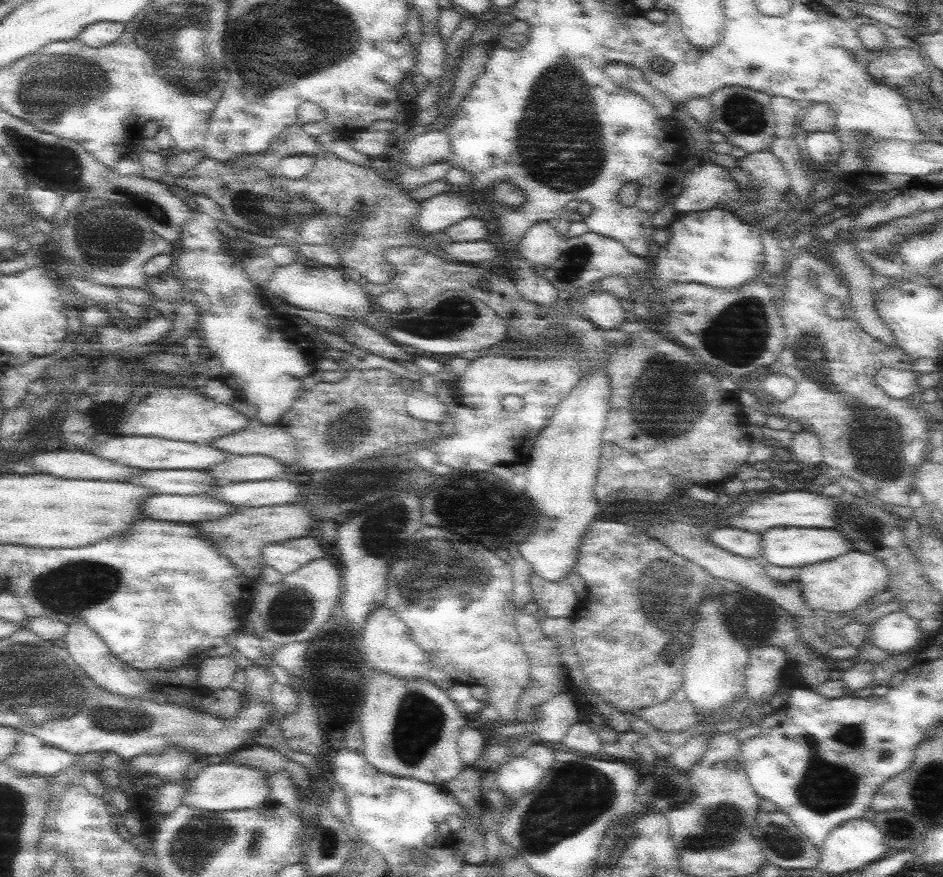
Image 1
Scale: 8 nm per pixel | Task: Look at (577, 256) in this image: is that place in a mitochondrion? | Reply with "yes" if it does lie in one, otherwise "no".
yes

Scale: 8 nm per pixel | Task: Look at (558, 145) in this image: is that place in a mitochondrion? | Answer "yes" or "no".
yes

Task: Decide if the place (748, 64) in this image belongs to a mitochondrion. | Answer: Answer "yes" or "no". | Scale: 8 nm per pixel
no

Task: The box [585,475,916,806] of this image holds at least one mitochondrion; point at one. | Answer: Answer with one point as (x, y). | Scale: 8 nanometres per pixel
(665, 592)

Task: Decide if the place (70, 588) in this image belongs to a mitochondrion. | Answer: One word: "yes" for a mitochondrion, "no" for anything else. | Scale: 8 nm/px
yes

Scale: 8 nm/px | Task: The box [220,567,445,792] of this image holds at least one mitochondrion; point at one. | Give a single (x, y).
(293, 608)

